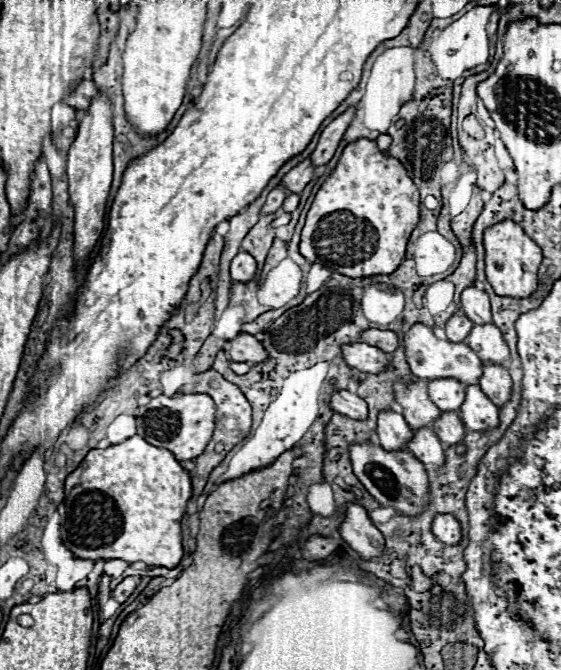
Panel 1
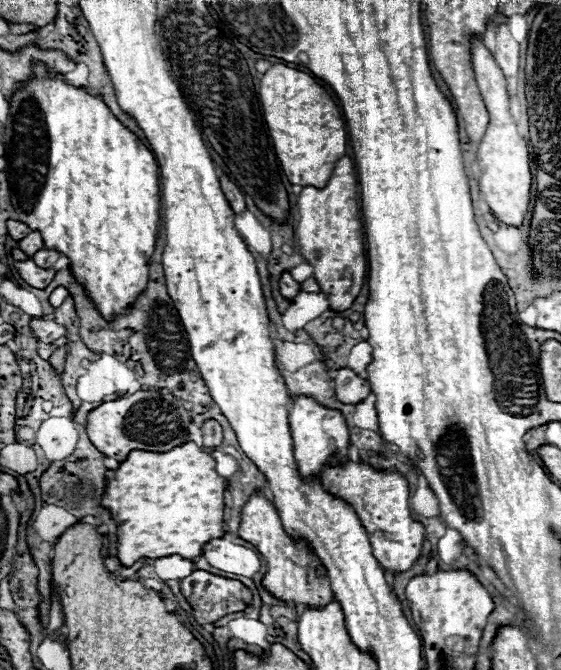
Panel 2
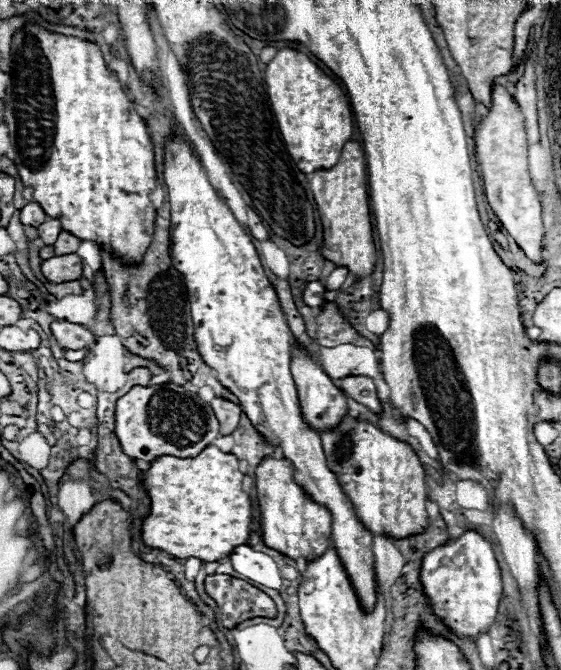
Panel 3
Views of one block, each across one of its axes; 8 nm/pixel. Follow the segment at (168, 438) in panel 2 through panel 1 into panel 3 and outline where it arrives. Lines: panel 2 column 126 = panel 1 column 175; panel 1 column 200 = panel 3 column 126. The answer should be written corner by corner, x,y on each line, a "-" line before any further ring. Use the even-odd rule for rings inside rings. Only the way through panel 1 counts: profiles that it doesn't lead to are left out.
172,382
156,386
134,386
116,402
116,436
124,454
134,460
156,460
160,456
194,458
220,436
220,422
208,402

